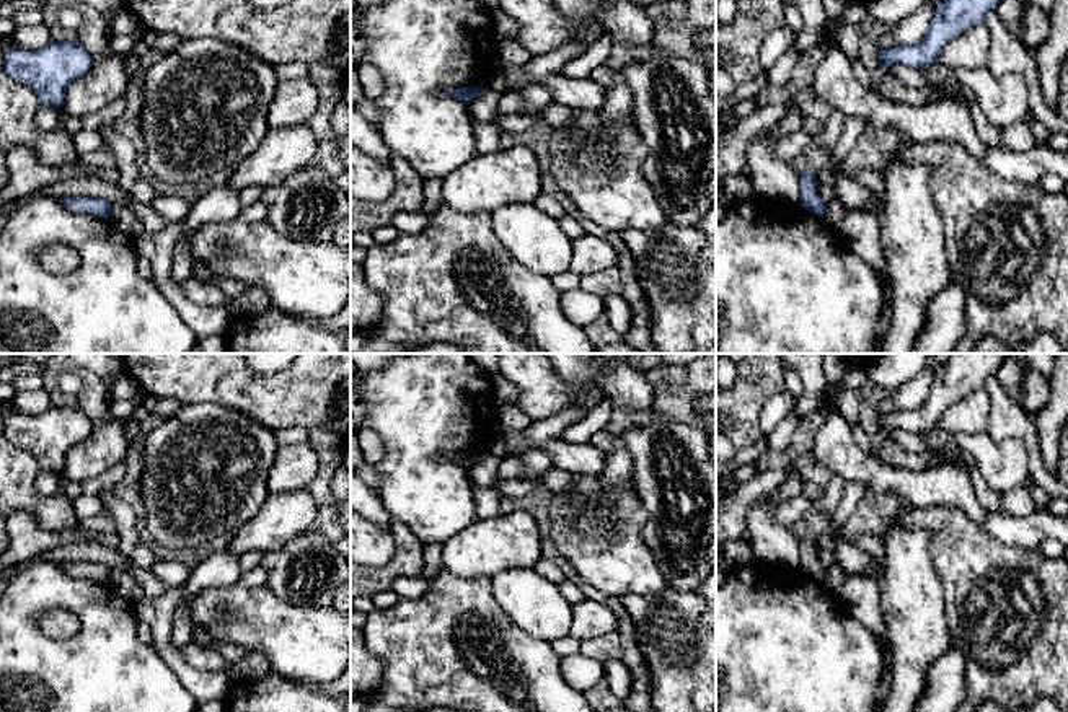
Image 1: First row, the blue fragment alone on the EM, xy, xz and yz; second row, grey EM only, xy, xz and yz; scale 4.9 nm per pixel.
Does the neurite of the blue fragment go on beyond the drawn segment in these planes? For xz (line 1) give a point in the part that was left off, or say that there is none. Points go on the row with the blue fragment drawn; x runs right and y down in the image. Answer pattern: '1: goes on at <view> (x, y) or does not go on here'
1: does not go on here

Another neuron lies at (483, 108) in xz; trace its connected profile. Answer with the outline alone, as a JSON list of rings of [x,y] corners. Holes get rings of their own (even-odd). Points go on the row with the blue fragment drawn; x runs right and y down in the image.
[[[484,86],[483,91],[468,104],[470,116],[481,122],[494,124],[501,117],[497,111],[499,99],[499,93]]]

